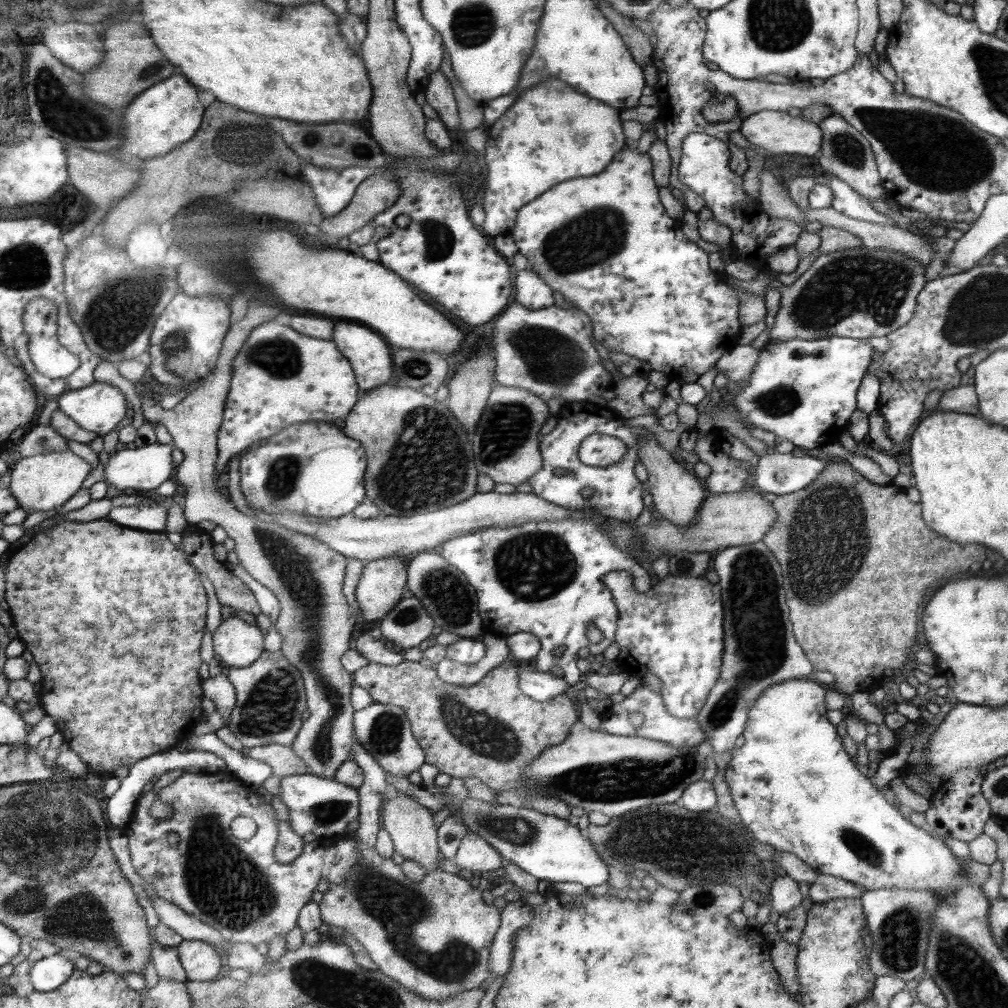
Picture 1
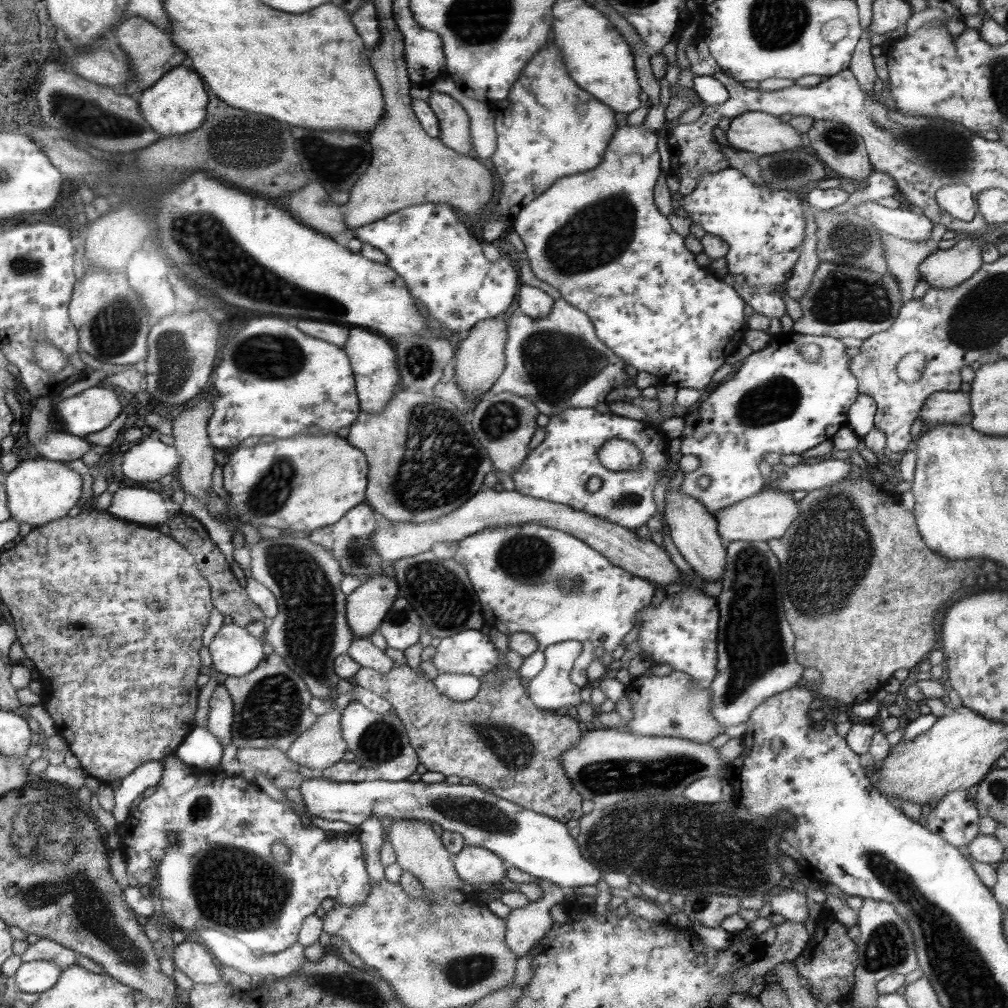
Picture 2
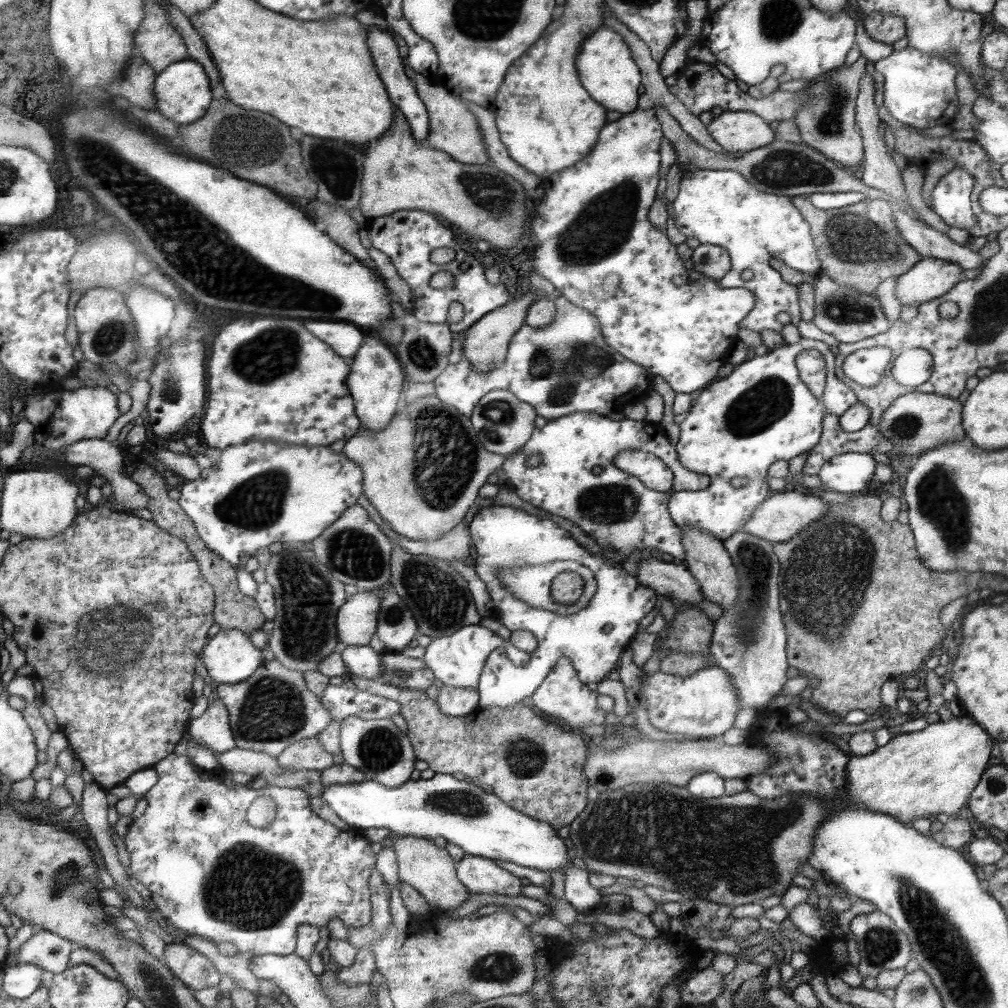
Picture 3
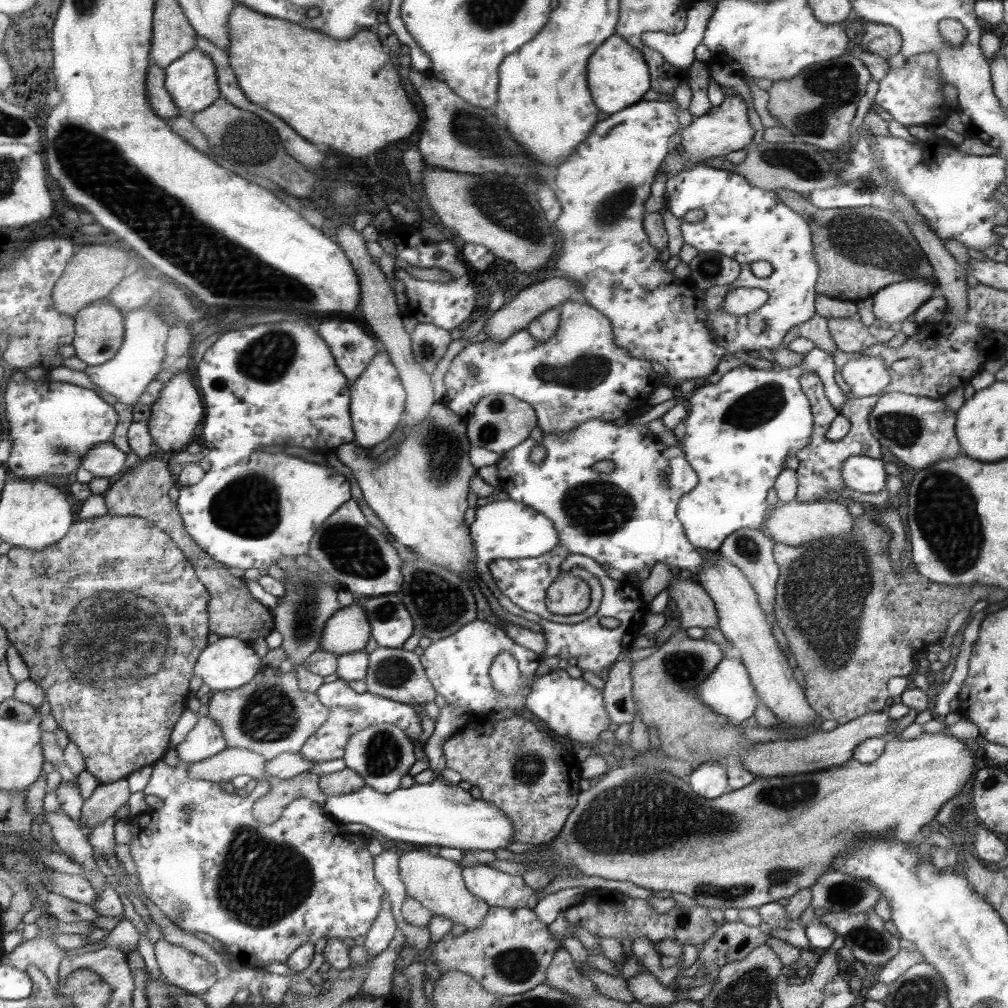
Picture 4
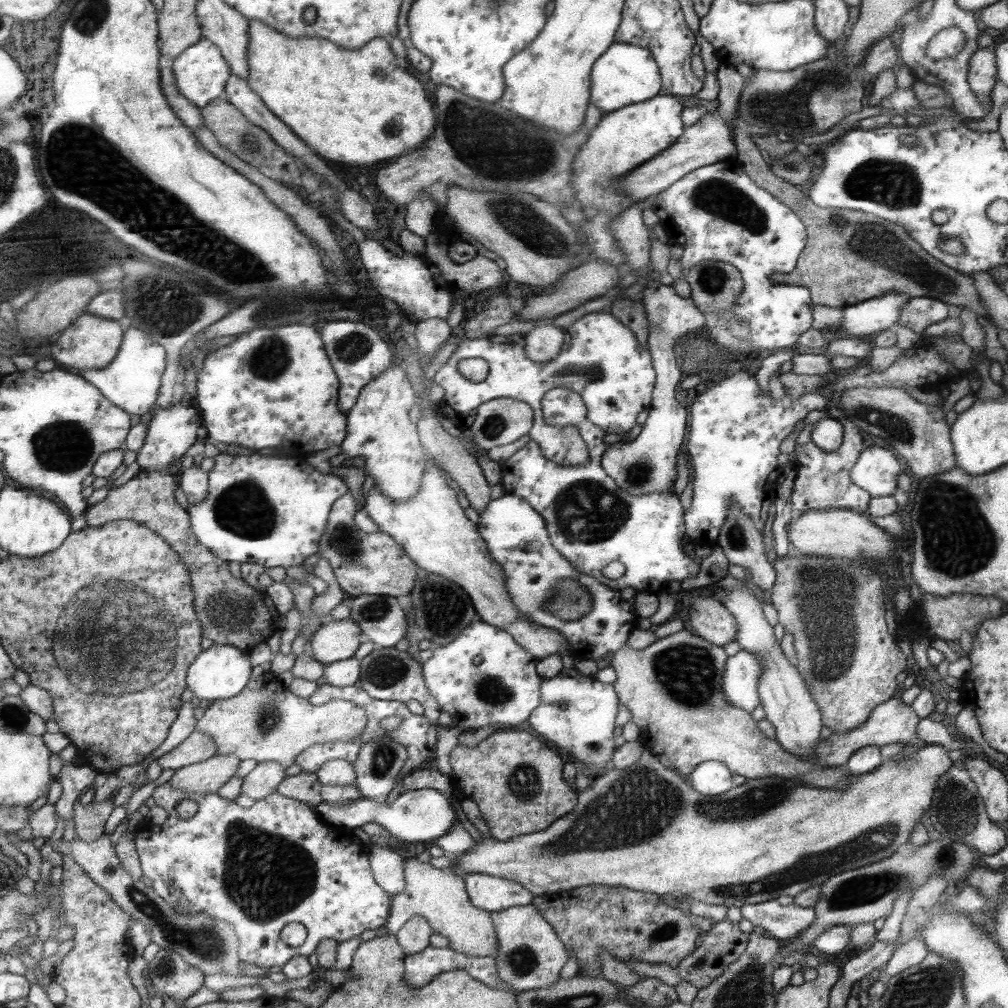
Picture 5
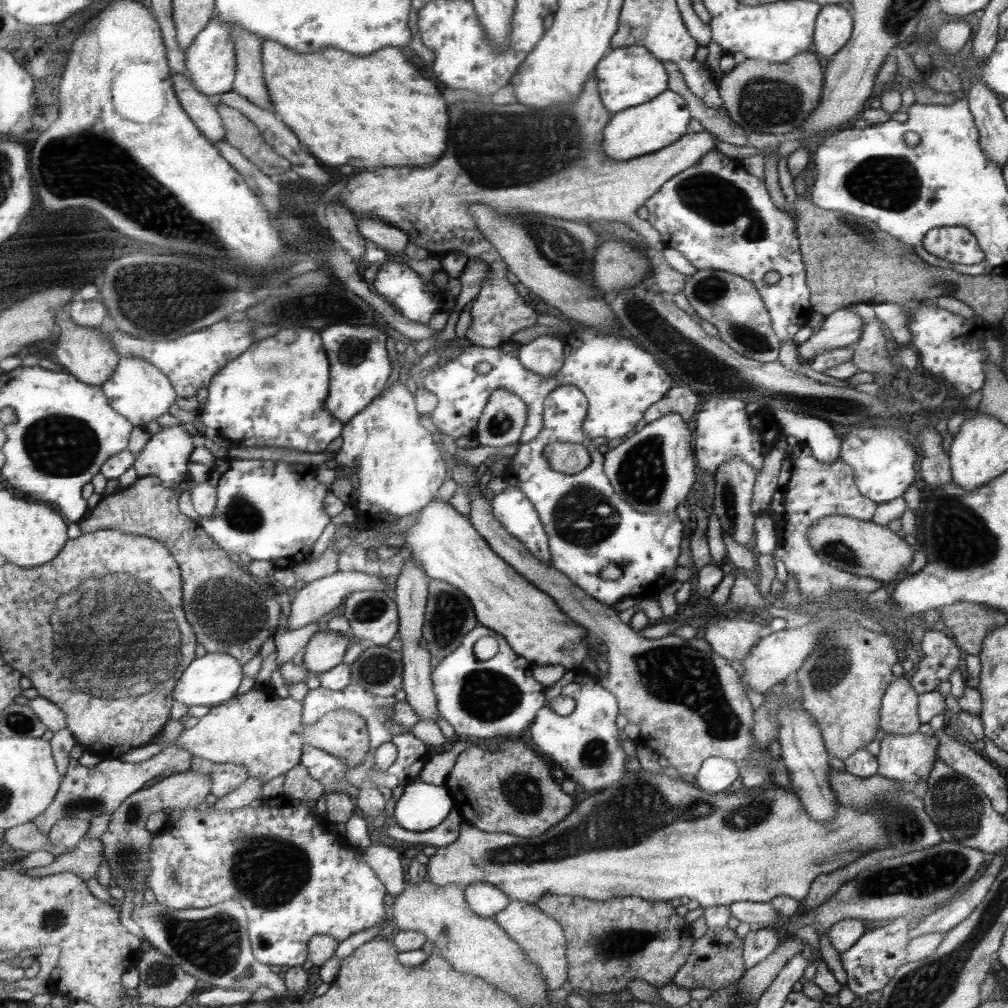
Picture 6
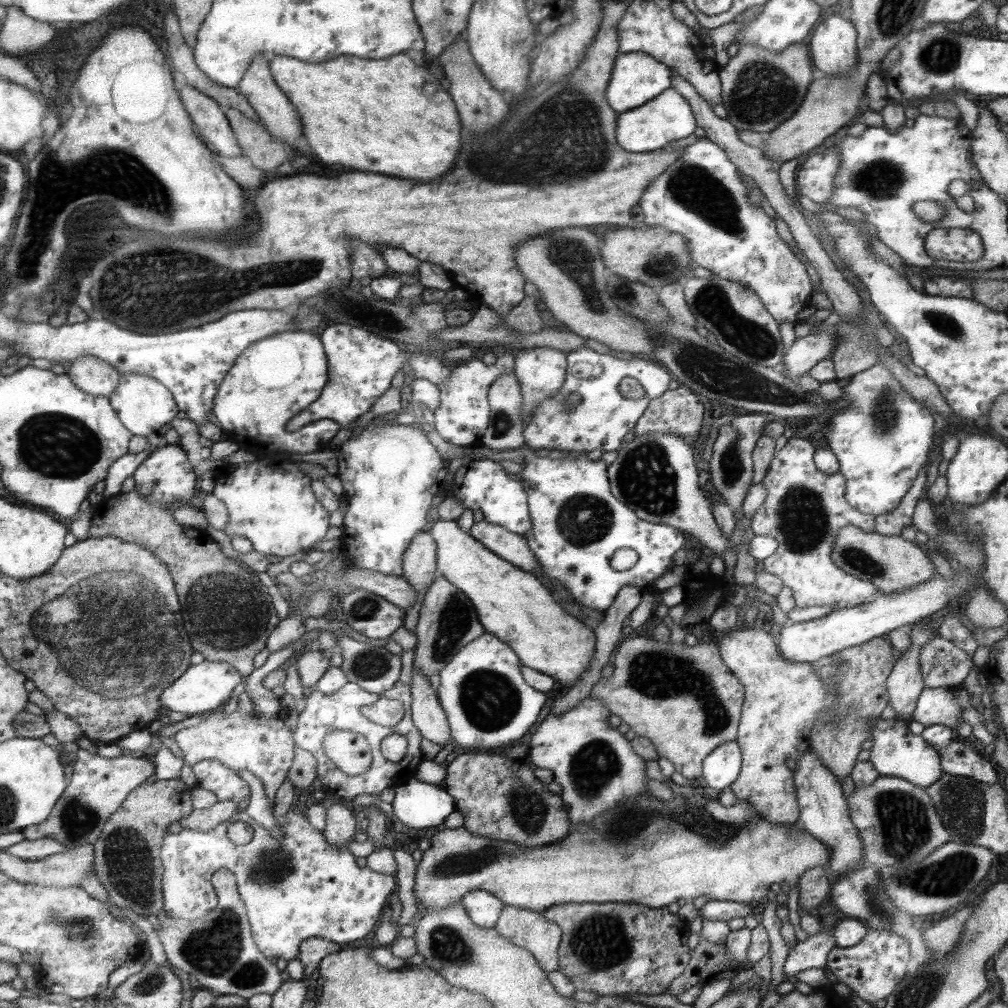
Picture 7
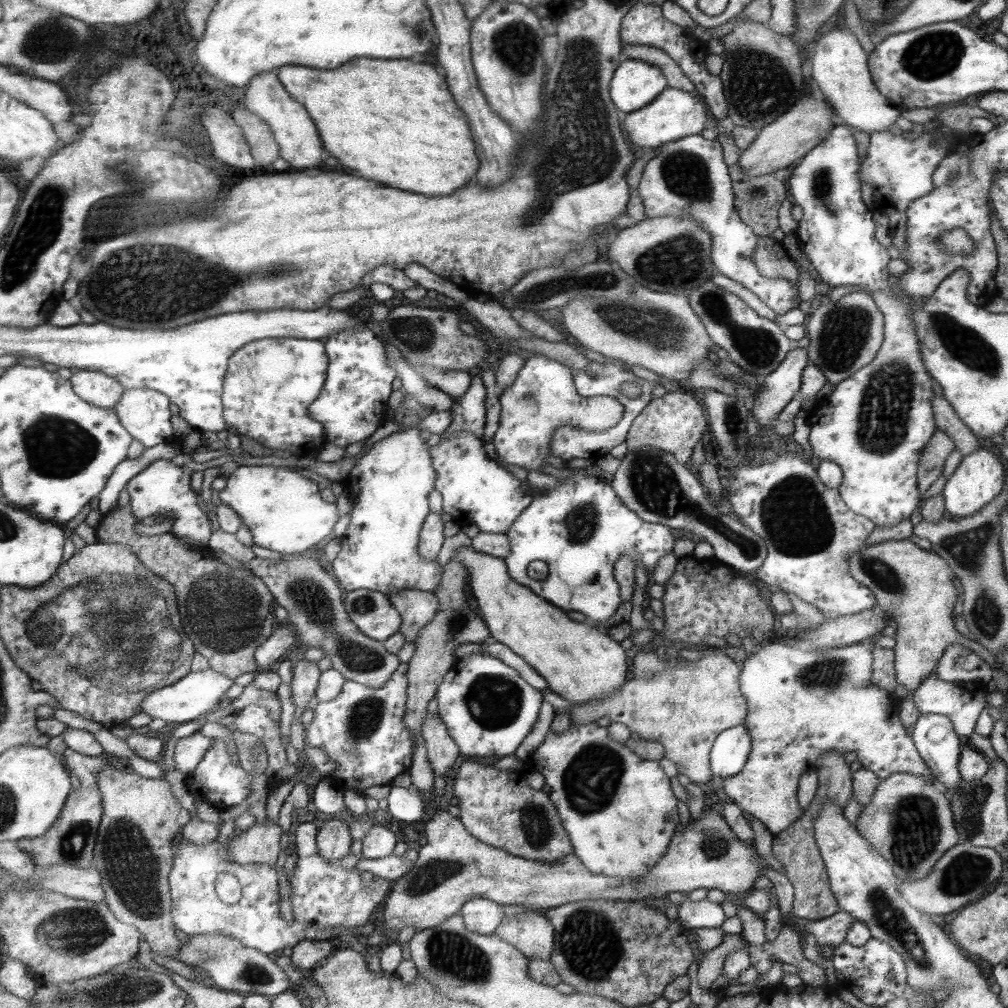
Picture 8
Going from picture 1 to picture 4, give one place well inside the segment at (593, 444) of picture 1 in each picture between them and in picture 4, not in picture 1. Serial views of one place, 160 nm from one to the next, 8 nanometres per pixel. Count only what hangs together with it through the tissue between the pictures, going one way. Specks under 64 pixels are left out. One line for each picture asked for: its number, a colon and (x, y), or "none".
2: (616, 455)
3: (654, 474)
4: (737, 431)

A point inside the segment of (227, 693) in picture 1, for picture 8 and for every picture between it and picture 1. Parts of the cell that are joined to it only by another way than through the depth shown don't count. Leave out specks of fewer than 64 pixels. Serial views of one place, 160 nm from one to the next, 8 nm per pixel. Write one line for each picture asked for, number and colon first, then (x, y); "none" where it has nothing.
2: (220, 720)
3: (214, 730)
4: (207, 739)
5: (199, 747)
6: (85, 793)
7: (98, 786)
8: (73, 839)

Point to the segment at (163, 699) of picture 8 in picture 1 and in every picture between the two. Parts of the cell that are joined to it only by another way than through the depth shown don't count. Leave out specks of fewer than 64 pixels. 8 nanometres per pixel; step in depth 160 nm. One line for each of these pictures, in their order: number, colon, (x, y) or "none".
1: (239, 644)
2: (235, 653)
3: (229, 657)
4: (228, 663)
5: (220, 672)
6: (211, 680)
7: (206, 687)

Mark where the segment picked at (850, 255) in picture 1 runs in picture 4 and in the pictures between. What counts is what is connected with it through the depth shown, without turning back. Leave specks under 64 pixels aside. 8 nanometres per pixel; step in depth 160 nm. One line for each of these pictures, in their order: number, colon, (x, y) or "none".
2: (841, 300)
3: (849, 316)
4: (850, 335)

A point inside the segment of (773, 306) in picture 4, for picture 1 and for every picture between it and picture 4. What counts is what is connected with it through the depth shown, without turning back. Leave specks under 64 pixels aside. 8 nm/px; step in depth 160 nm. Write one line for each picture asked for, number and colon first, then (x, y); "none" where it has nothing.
1: (703, 167)
2: (764, 229)
3: (719, 207)

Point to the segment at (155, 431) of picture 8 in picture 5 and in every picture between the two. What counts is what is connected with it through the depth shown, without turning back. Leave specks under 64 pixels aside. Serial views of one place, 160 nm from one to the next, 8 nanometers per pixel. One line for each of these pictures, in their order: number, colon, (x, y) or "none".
5: (132, 381)
6: (140, 391)
7: (147, 408)

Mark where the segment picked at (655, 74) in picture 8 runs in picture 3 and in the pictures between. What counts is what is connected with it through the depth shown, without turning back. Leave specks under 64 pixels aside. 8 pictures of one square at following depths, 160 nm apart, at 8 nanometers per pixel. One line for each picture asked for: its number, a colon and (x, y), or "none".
3: (608, 71)
4: (617, 75)
5: (625, 75)
6: (629, 76)
7: (636, 78)

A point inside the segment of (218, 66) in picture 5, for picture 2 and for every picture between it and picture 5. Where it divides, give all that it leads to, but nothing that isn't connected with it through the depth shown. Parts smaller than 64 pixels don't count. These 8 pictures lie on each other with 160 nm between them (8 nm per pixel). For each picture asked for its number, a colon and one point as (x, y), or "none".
2: (178, 104)
3: (184, 93)
4: (193, 82)

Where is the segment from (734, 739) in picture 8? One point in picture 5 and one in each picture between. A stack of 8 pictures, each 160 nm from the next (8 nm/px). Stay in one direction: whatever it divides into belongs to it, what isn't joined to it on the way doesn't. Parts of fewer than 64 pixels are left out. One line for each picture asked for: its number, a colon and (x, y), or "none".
5: (710, 777)
6: (715, 774)
7: (720, 768)

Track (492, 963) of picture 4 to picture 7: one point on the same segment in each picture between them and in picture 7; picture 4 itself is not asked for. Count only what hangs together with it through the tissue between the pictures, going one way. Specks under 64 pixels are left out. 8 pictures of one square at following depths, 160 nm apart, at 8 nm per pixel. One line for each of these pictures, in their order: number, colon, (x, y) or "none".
5: (529, 955)
6: (541, 939)
7: (528, 929)

